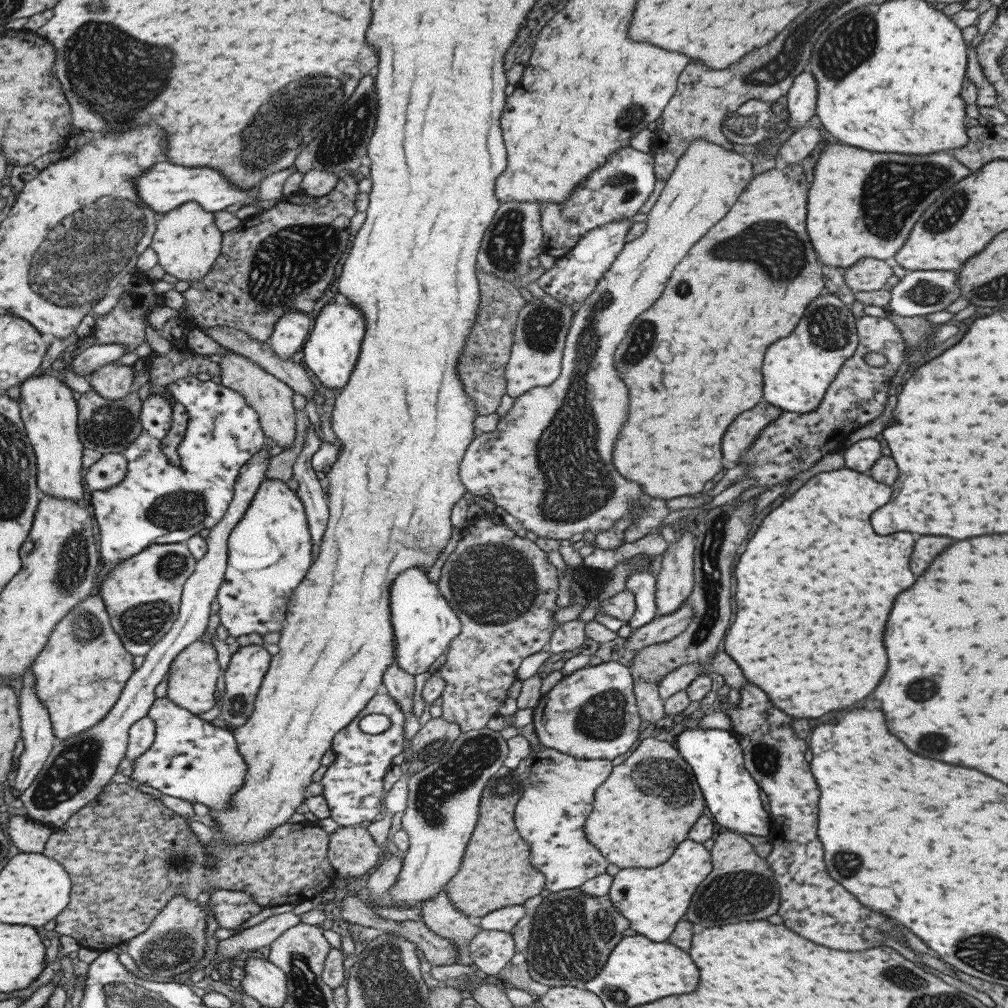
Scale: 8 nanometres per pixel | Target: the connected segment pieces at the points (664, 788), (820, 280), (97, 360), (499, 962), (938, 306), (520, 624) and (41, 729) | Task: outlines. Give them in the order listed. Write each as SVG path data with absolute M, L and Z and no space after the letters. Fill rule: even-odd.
M645 736L638 748L620 766L614 767L604 784L596 790L594 808L586 820L585 837L588 842L591 842L610 864L616 864L621 869L656 868L664 864L672 856L676 846L688 838L688 830L696 824L696 820L704 814L706 808L703 792L700 792L701 788L696 784L697 779L694 778L692 770L671 743L657 740L656 736ZM644 760L650 760L650 796L642 794L630 778L632 766Z
M801 163L788 164L782 169L771 169L759 175L753 176L751 181L746 185L742 194L737 201L730 207L730 210L721 218L696 244L693 244L688 254L676 265L674 271L666 284L664 294L660 296L660 300L656 304L652 304L646 312L635 318L630 324L630 330L626 334L626 338L620 342L620 346L614 353L614 364L616 370L622 378L622 382L628 388L628 398L630 398L630 414L628 420L624 422L624 428L620 430L620 436L614 444L614 468L630 482L638 482L644 494L648 494L653 499L662 499L664 501L670 498L678 498L678 496L689 496L690 494L698 494L702 492L704 484L708 480L712 480L714 474L720 476L723 474L722 452L720 452L720 438L724 436L726 428L732 424L732 420L742 414L744 410L754 408L760 400L762 400L762 356L766 352L766 348L776 342L778 338L788 336L794 326L798 324L798 320L802 318L806 306L810 304L810 300L814 300L816 296L821 296L824 292L824 276L822 268L818 264L816 252L808 240L806 234L806 214L807 214L807 192L808 184L805 180L804 169Z
M120 343L97 344L84 350L78 357L69 361L71 372L89 378L91 372L105 364L114 363L120 356L125 354L125 346Z
M483 930L469 942L470 958L481 975L498 974L516 954L515 940L510 932Z
M914 270L906 272L906 276L892 288L888 310L904 317L919 317L945 310L950 303L962 296L957 283L958 274L952 271Z
M485 515L476 519L472 518L468 521L466 527L461 529L461 534L463 537L460 542L458 542L458 546L456 546L454 552L450 554L442 566L440 580L438 582L442 596L445 596L450 608L454 609L454 612L460 619L461 631L460 634L454 638L453 642L450 643L446 653L447 661L444 662L444 665L442 665L438 671L439 675L442 676L443 681L445 682L445 687L441 694L443 700L441 705L441 718L446 722L456 723L460 727L461 732L468 732L480 730L482 727L486 727L486 724L490 722L490 718L501 712L500 708L503 706L503 702L509 697L510 687L514 682L516 682L516 670L518 670L522 660L527 656L536 654L539 650L547 648L549 640L551 639L551 634L556 627L553 614L558 609L556 599L559 586L559 574L557 573L554 564L548 561L546 552L541 551L534 542L531 542L526 537L516 535L508 525L500 522L496 517Z
M28 667L23 674L22 688L19 697L19 715L21 722L21 737L24 740L24 752L18 758L18 770L15 778L14 789L19 792L26 791L34 782L34 778L39 775L42 766L46 763L50 752L53 750L53 744L57 739L52 728L48 709L42 704L35 689L35 674Z

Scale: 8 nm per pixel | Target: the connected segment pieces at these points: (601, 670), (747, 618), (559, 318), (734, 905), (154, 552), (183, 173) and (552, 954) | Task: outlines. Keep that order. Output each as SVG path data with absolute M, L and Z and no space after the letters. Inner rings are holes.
M618 661L602 662L598 665L586 665L582 669L578 669L570 675L566 675L562 680L558 681L558 684L554 685L554 688L550 689L550 692L546 692L545 695L541 696L538 704L533 708L533 723L535 726L535 732L537 734L539 742L542 747L547 749L553 749L559 751L560 753L567 754L567 756L575 757L581 760L594 760L601 759L606 761L613 761L618 756L623 756L626 754L636 744L636 740L643 732L640 730L640 724L642 720L639 715L639 710L637 707L637 700L635 699L634 692L634 680L631 675L631 669L628 664L622 665Z
M846 467L822 472L814 478L810 478L798 492L794 492L788 500L784 500L784 504L780 504L776 510L772 510L762 520L762 524L758 526L754 536L748 540L746 550L738 558L738 564L734 570L734 576L736 576L736 596L734 596L736 598L736 620L724 638L724 652L738 662L744 676L752 684L760 686L770 696L770 700L774 702L776 708L782 708L782 712L786 712L794 718L818 718L822 714L828 714L830 710L850 706L850 704L866 698L878 686L878 682L882 680L882 676L886 672L886 650L884 650L882 634L886 628L888 614L892 610L896 596L900 592L908 590L916 582L914 574L908 568L910 552L912 552L916 538L912 534L910 536L902 536L902 534L900 536L898 534L896 536L878 536L872 530L870 514L890 500L892 488L872 480L866 474L866 472L862 473Z
M546 293L542 298L533 297L526 302L518 314L514 344L505 367L508 396L518 399L530 389L548 386L559 377L565 342L574 316L573 306L566 306Z
M730 830L719 834L711 849L711 860L712 870L700 883L683 918L712 928L744 920L764 920L778 912L781 894L773 870L742 835Z
M184 543L154 544L129 559L121 560L101 582L101 597L116 634L133 656L145 654L170 630L179 615L186 579L194 572L196 560Z
M170 161L154 163L148 170L135 178L135 187L141 199L158 216L167 214L173 208L178 208L186 202L194 201L208 212L218 212L224 210L232 204L242 204L242 206L253 205L260 211L264 210L261 205L255 205L253 190L241 189L233 185L218 169L210 167L190 168L186 165L172 164Z
M580 888L550 893L532 916L532 934L525 960L530 976L549 987L584 988L602 970L614 946L624 938L624 930L630 926L612 906L608 895L588 897Z

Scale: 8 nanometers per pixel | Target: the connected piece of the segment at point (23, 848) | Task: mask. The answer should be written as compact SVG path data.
M12 816L7 824L7 836L20 852L42 853L54 829L27 816Z

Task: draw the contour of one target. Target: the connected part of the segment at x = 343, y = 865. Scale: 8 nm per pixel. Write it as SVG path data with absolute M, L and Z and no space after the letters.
M354 825L341 827L329 835L328 858L338 877L361 877L363 874L370 874L369 870L374 868L387 855L383 846L378 846L367 828Z

